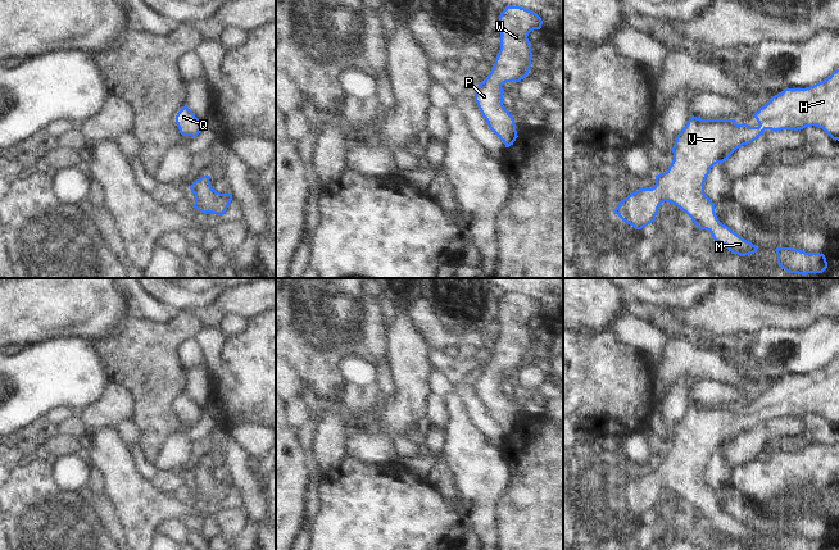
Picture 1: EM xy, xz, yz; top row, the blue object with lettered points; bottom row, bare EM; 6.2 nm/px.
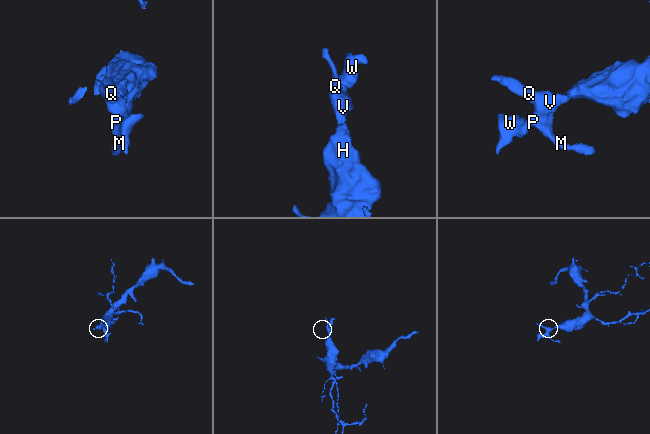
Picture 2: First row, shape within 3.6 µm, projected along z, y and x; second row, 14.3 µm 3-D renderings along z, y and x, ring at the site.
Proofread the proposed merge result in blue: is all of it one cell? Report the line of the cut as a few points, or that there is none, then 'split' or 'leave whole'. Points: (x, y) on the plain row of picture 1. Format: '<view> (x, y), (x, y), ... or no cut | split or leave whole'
no cut | leave whole

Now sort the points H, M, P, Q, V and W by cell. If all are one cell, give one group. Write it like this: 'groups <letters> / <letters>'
groups H M P Q V W

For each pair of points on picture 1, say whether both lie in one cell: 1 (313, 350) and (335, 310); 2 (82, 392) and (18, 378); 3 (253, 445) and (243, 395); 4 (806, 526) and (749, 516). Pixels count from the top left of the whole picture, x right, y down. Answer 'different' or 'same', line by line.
1: same
2: same
3: different
4: same

